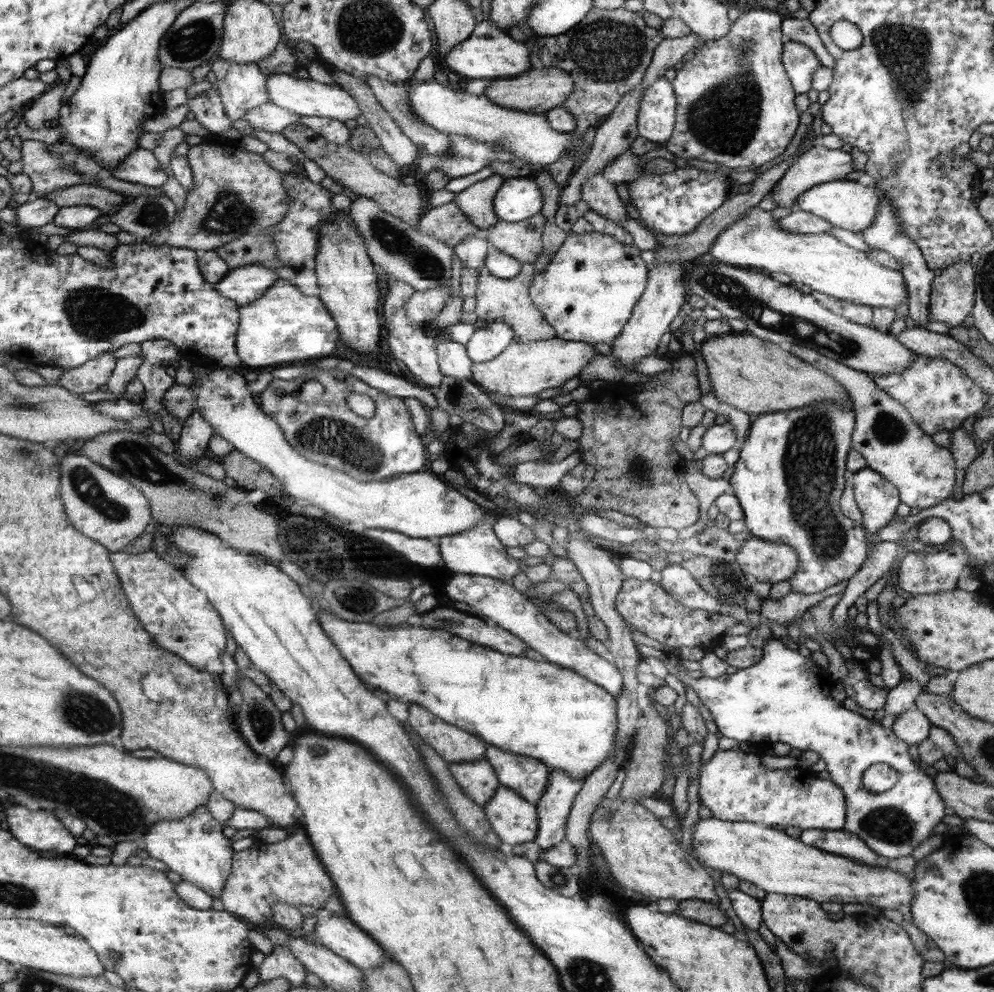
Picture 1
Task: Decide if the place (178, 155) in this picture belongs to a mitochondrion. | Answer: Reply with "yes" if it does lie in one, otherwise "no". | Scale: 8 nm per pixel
no

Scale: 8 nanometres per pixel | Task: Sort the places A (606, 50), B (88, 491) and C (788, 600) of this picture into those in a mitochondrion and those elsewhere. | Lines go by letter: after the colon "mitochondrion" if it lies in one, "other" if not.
A: mitochondrion
B: mitochondrion
C: other

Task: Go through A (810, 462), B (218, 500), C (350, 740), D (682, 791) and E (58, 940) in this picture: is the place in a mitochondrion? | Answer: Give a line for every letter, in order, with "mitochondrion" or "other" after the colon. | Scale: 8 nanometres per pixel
A: mitochondrion
B: mitochondrion
C: other
D: other
E: other

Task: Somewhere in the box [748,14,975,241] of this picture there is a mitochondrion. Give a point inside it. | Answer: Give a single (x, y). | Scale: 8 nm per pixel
(903, 50)

